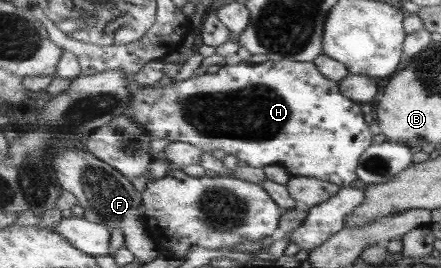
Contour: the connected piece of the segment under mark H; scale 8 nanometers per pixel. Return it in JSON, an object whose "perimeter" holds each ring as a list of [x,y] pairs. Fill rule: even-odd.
{"perimeter":[[[283,59],[282,61],[266,60],[265,63],[252,64],[249,61],[241,61],[239,64],[221,66],[218,72],[208,73],[190,77],[187,80],[172,82],[171,84],[161,86],[134,87],[130,100],[133,116],[131,119],[138,125],[145,127],[150,135],[155,139],[169,139],[173,142],[184,142],[195,145],[204,152],[216,151],[221,149],[225,154],[232,154],[238,160],[245,161],[250,167],[266,167],[267,165],[284,166],[292,176],[302,176],[316,178],[322,181],[329,181],[341,188],[348,188],[350,183],[358,179],[357,169],[362,154],[372,145],[374,137],[370,131],[369,118],[362,113],[360,104],[346,97],[341,92],[338,82],[327,78],[321,73],[318,66],[312,63],[302,61],[292,61]]]}

